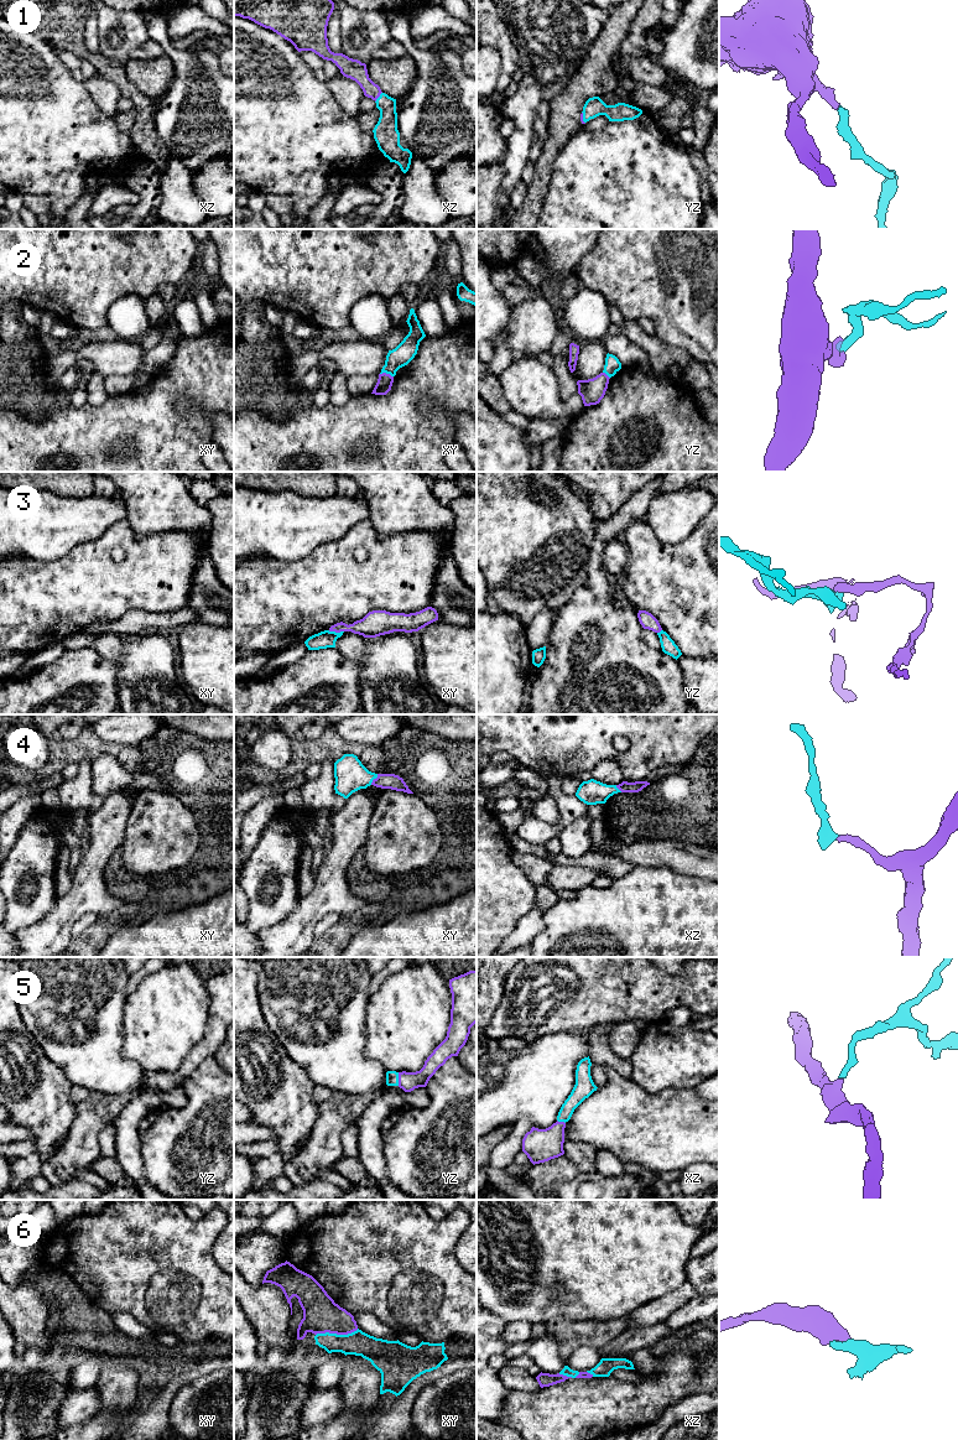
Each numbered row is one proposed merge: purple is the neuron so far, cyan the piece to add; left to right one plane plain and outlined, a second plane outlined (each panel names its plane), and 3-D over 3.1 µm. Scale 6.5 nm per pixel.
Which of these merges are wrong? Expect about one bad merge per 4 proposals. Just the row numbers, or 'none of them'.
2, 3

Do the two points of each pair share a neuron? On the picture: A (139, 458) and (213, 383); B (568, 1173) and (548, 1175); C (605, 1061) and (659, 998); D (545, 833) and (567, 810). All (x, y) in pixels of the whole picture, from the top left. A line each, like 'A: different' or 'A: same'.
A: same
B: same
C: different
D: same

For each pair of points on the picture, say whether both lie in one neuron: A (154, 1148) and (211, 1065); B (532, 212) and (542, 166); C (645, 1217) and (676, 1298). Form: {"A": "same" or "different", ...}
{"A": "same", "B": "same", "C": "different"}

